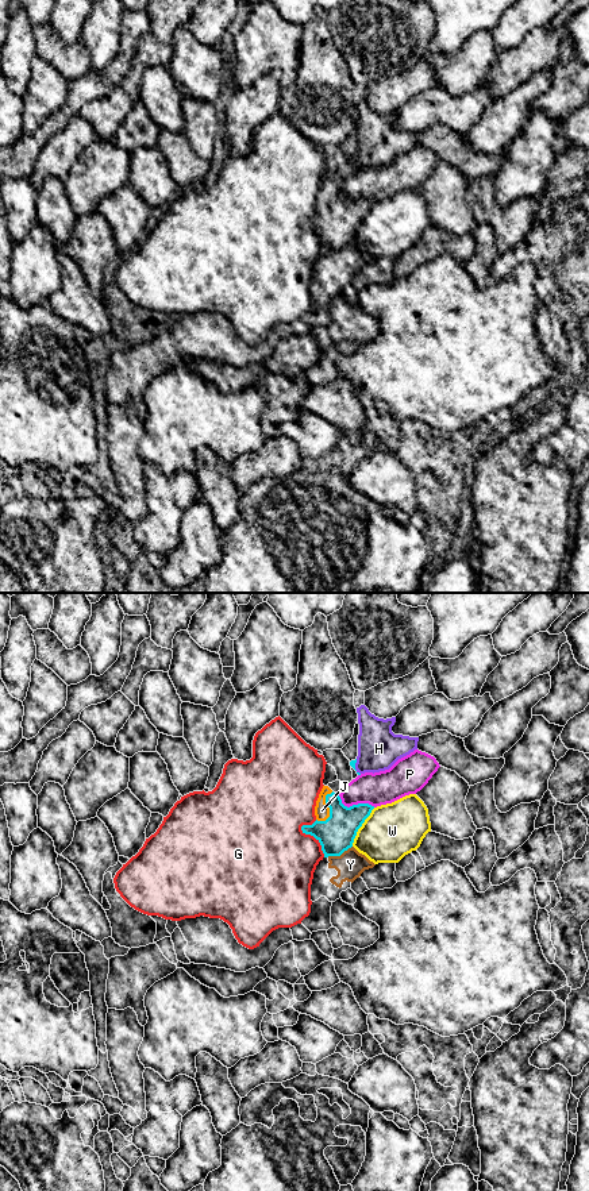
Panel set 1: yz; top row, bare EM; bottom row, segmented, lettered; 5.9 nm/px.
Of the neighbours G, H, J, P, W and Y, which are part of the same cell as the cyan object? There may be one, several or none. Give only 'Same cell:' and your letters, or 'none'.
Same cell: J

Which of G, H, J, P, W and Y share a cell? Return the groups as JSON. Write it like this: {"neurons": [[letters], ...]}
{"neurons": [["G"], ["H"], ["J"], ["P"], ["W"], ["Y"]]}

